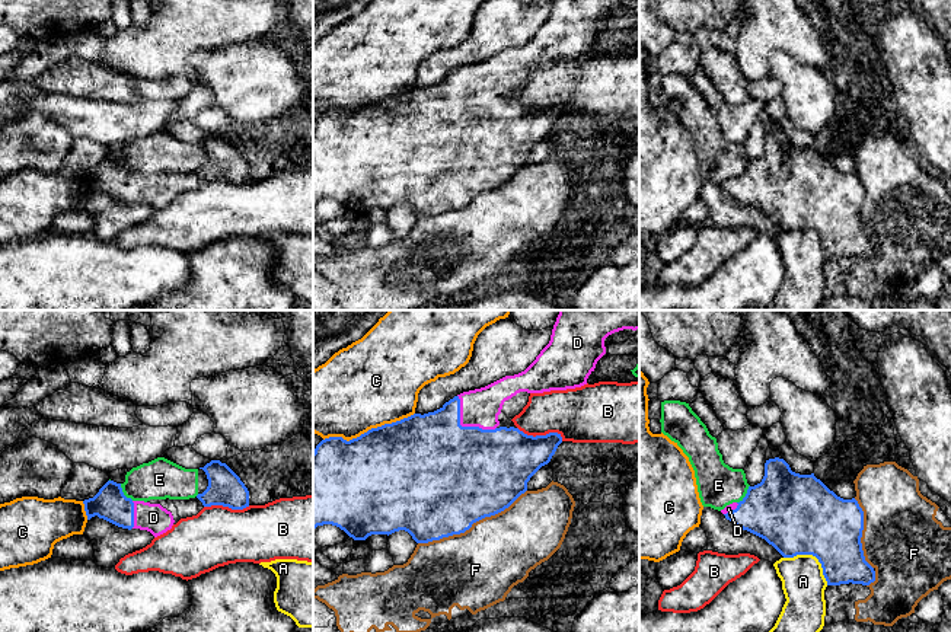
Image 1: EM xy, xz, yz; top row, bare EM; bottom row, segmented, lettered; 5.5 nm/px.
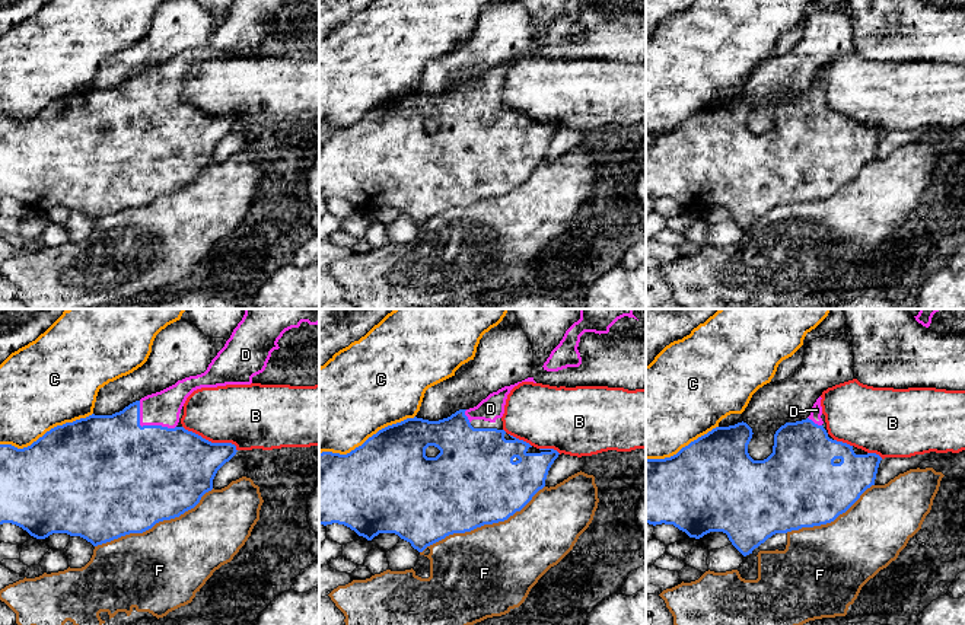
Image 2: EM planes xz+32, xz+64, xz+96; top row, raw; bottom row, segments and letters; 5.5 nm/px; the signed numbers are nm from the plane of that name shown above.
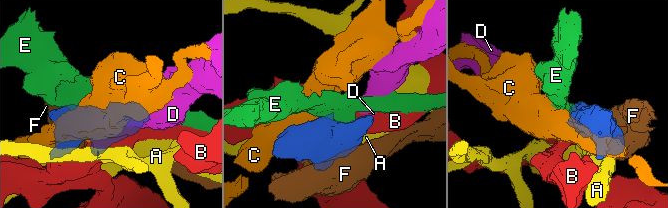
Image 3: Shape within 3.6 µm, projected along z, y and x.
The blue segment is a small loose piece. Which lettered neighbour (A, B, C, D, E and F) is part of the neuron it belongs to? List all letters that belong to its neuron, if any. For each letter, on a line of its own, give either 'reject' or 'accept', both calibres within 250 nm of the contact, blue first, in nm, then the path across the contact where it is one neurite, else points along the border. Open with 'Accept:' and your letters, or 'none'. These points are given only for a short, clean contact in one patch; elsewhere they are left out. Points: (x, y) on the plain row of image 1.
Accept: D
A: reject | 440/240 nm
B: reject | 360/300 nm
C: reject | 500/480 nm
D: accept | 500/200 nm | across xz (459, 146), (459, 117), (463, 101), (479, 82)
E: reject | 180/220 nm
F: reject | 500/420 nm

